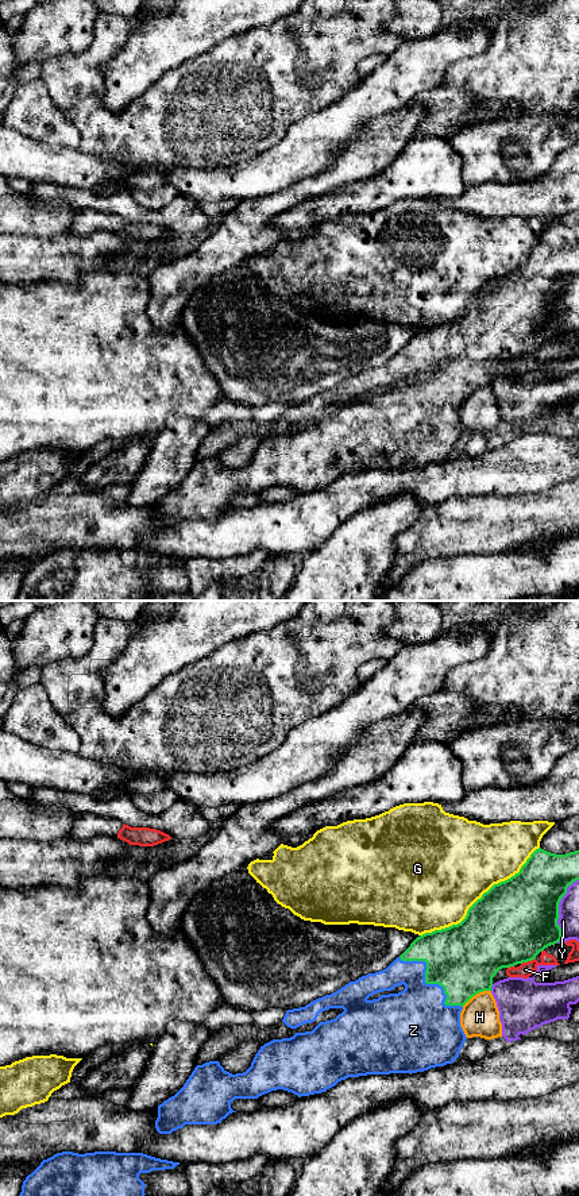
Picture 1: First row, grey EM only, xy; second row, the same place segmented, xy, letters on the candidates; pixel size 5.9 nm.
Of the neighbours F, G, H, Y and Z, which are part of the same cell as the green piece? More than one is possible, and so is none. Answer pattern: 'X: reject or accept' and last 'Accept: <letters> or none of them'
F: reject
G: reject
H: reject
Y: reject
Z: accept
Accept: Z

